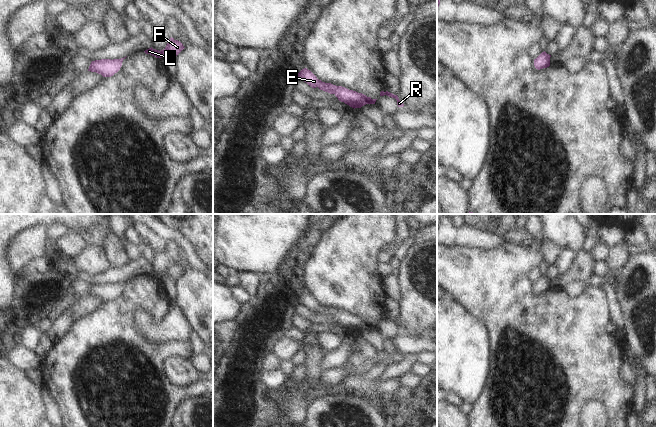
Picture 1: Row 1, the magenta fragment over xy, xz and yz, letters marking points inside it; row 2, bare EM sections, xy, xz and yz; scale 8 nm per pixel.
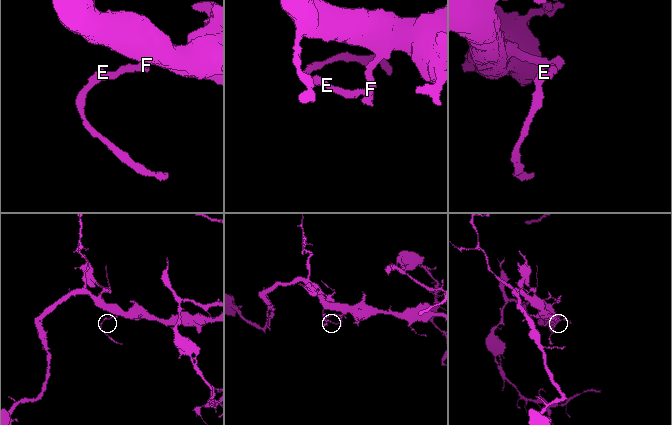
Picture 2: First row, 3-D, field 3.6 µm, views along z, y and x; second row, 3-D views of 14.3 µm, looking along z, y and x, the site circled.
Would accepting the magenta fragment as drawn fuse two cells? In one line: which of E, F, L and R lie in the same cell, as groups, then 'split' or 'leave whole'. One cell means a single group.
E F L R | leave whole

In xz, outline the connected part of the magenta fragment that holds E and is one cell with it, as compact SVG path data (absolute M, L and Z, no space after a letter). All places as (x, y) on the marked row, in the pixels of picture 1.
M307 68L302 69L297 74L297 77L299 80L306 82L312 88L318 87L320 90L334 94L339 101L344 102L354 109L361 108L366 104L375 104L377 100L342 86L322 82Z

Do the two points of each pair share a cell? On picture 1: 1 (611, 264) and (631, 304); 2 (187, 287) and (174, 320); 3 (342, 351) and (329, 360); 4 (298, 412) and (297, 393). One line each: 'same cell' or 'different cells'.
1: different cells
2: different cells
3: same cell
4: same cell

